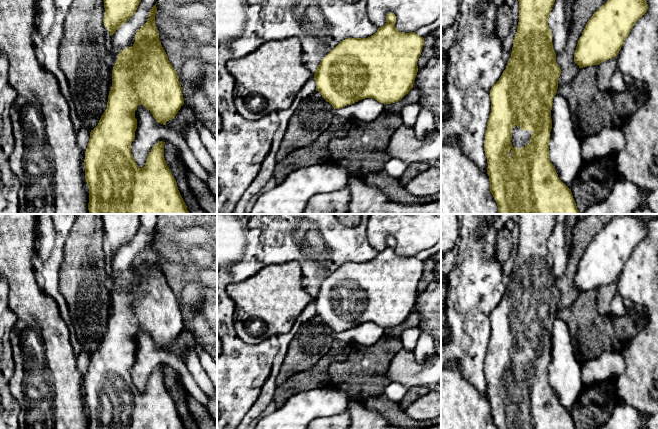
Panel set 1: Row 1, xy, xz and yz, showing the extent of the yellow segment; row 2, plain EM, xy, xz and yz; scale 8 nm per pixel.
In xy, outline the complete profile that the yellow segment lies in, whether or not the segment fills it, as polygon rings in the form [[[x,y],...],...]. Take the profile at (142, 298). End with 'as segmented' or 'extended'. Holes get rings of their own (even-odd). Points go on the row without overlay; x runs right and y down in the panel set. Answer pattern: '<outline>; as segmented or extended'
[[[156,228],[149,236],[147,246],[136,256],[135,266],[131,271],[123,273],[117,280],[112,294],[112,311],[109,315],[107,332],[101,340],[98,349],[91,354],[90,363],[85,375],[84,393],[85,404],[89,411],[88,429],[186,429],[164,382],[164,368],[156,367],[147,380],[145,390],[140,392],[132,377],[131,368],[135,363],[137,343],[135,335],[138,329],[147,332],[156,345],[166,349],[172,344],[184,328],[182,311],[177,299],[168,284],[168,280],[159,264],[159,257],[155,249]]]; as segmented

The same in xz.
[[[388,237],[386,247],[379,251],[377,256],[368,262],[347,262],[334,271],[315,293],[314,304],[316,315],[329,326],[334,333],[340,333],[354,328],[365,322],[373,322],[378,326],[391,328],[400,325],[413,312],[418,290],[417,285],[421,279],[424,262],[415,256],[399,256],[396,251],[396,240]]]; as segmented

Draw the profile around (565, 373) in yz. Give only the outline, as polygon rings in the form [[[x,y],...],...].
[[[556,317],[551,334],[549,382],[559,403],[571,413],[582,389],[582,365],[577,361],[569,327]]]

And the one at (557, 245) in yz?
[[[557,214],[556,223],[548,242],[552,256],[553,273],[556,278],[562,277],[568,265],[568,250],[565,241],[565,219],[567,214]]]

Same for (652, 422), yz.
[[[622,401],[615,407],[605,424],[593,429],[642,429],[643,427],[658,429],[658,412],[643,420],[641,411]]]

